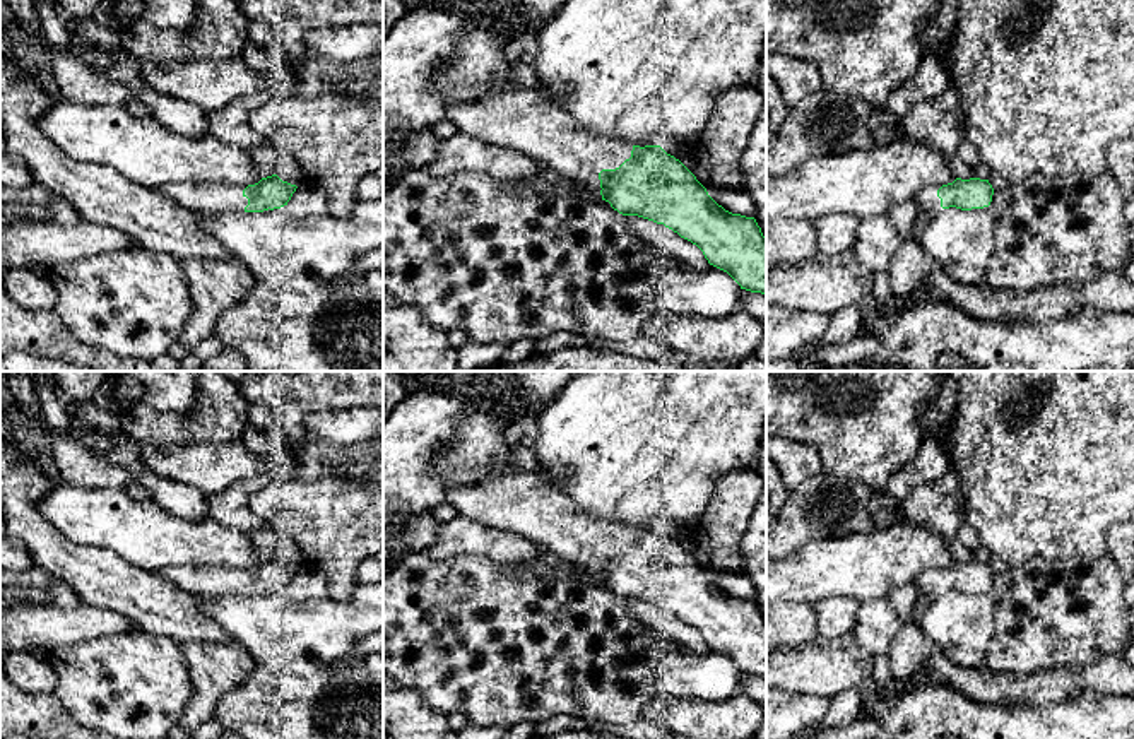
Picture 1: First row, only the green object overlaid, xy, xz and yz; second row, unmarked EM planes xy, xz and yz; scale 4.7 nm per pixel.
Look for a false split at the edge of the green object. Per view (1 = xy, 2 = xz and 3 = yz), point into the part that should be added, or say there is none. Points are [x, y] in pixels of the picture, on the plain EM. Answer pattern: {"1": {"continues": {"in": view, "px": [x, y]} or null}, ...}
{"1": {"continues": {"in": "xy", "px": [202, 580]}}, "2": {"continues": {"in": "xz", "px": [503, 496]}}, "3": {"continues": {"in": "yz", "px": [927, 585]}}}

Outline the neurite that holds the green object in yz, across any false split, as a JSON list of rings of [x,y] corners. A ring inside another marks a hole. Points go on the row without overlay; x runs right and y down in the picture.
[[[956,561],[948,568],[927,568],[915,582],[917,592],[930,600],[932,597],[956,590],[961,594],[983,592],[992,585],[994,571],[989,563]]]

